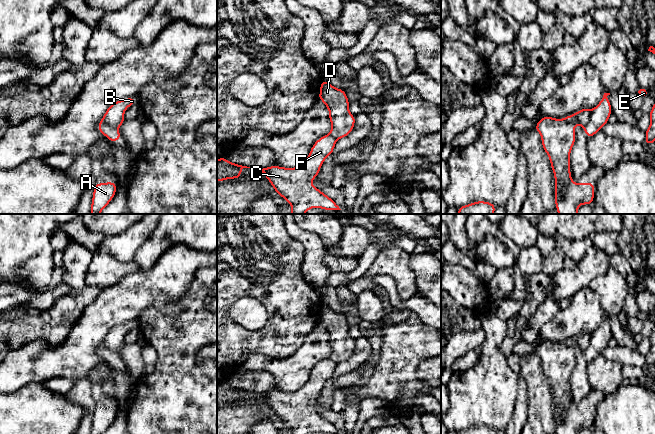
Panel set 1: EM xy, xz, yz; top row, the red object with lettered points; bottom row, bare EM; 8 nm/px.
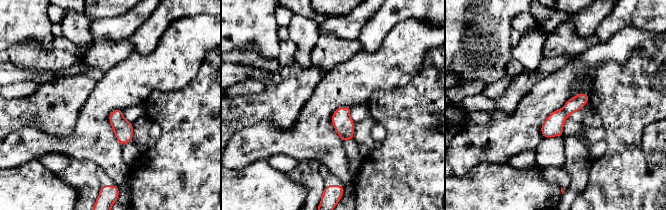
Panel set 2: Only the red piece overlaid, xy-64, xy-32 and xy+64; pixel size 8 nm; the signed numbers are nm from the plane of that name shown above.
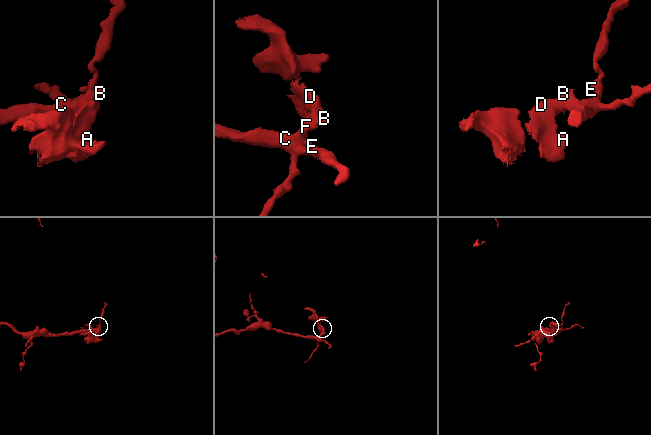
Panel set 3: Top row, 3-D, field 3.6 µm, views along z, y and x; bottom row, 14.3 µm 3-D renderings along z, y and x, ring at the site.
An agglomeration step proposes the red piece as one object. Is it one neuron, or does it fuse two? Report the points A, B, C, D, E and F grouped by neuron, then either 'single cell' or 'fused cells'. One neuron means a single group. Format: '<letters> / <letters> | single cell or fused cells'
A B D / C E F | fused cells

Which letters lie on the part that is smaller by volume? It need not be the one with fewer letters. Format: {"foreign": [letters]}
{"foreign": ["A", "B", "D"]}

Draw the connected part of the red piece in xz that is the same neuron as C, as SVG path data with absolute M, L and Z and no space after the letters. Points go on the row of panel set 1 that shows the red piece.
M330 135L322 136L320 139L318 139L313 144L313 146L310 150L310 154L307 157L307 159L302 164L298 165L295 168L285 168L285 167L280 167L280 166L269 166L269 167L266 167L263 169L257 169L257 168L242 166L239 164L229 162L225 157L217 159L217 182L220 182L222 180L228 180L230 178L234 178L236 180L239 179L243 168L250 168L252 170L261 170L262 173L268 179L268 181L271 183L275 192L277 192L280 197L282 197L288 201L288 203L290 204L290 206L292 208L291 214L305 214L305 212L311 208L321 208L324 210L341 210L339 208L339 206L330 197L325 195L318 188L311 185L311 182L319 174L320 168L323 165L325 158L332 155L336 141L337 140Z

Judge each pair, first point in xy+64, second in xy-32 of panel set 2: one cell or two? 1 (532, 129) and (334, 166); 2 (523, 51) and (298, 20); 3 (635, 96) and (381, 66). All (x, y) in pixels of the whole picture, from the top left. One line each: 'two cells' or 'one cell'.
1: one cell
2: one cell
3: two cells

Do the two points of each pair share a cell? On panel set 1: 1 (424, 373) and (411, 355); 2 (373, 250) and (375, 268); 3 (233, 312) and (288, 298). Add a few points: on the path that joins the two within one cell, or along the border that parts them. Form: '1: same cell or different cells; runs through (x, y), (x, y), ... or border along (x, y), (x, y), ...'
1: different cells; border along (429, 357), (420, 363), (417, 376), (430, 386)
2: different cells; border along (380, 250), (375, 260), (359, 278)
3: different cells; border along (239, 299), (255, 298), (265, 308), (262, 328)

